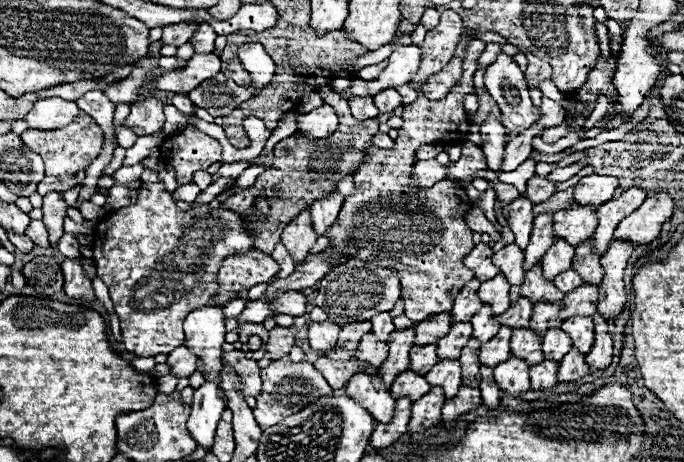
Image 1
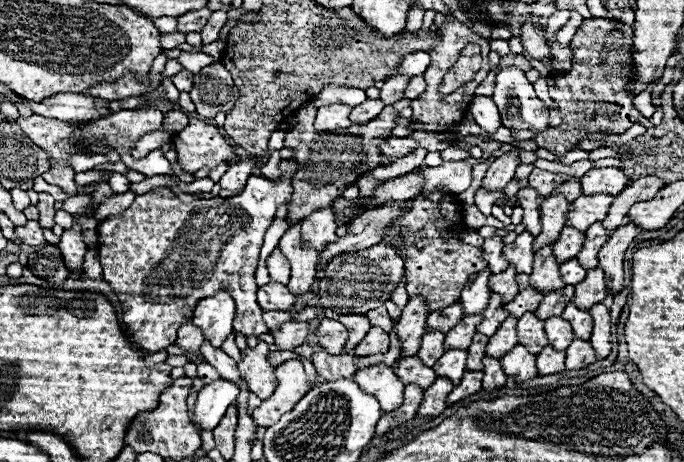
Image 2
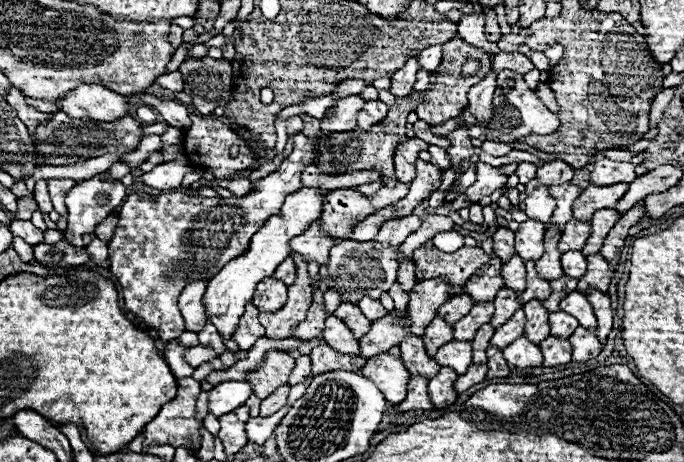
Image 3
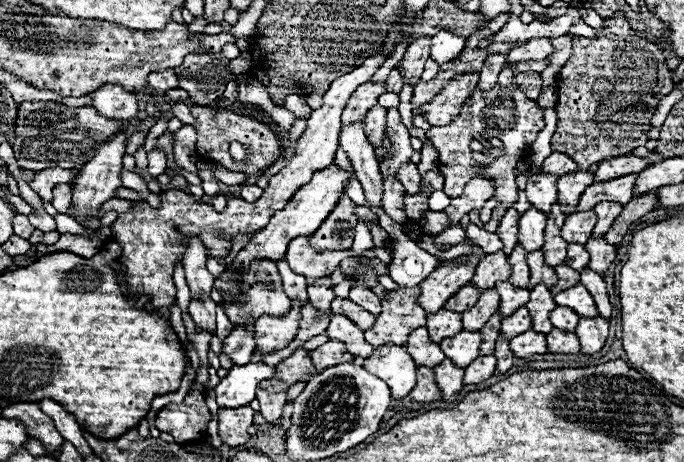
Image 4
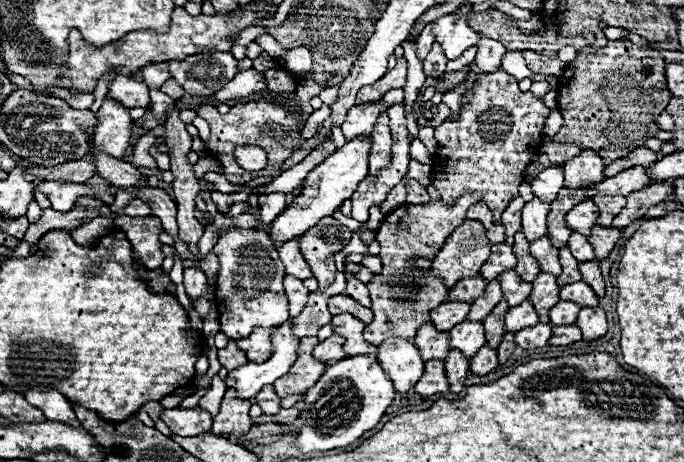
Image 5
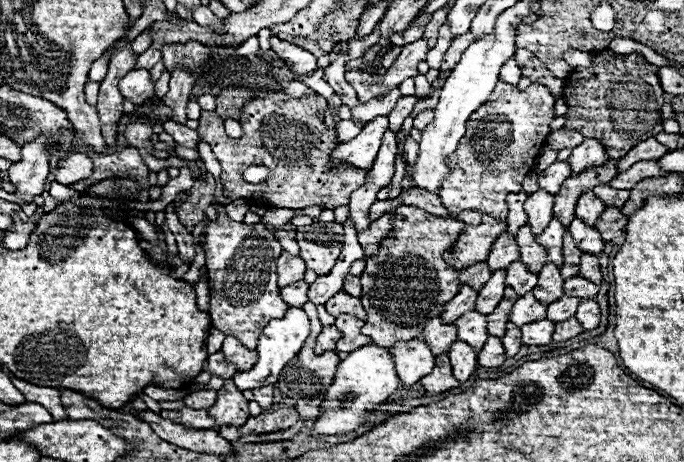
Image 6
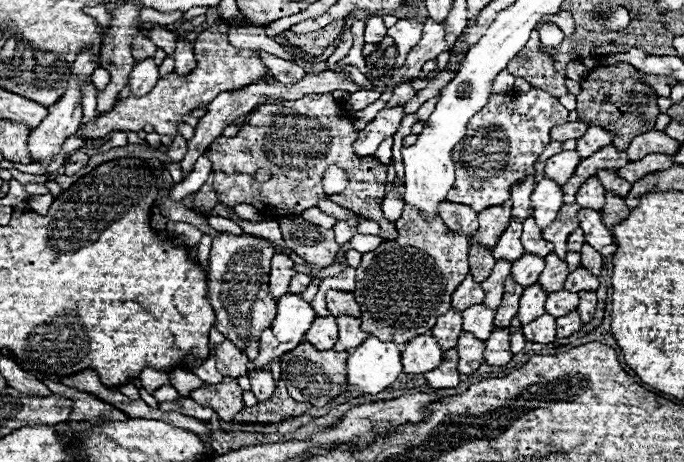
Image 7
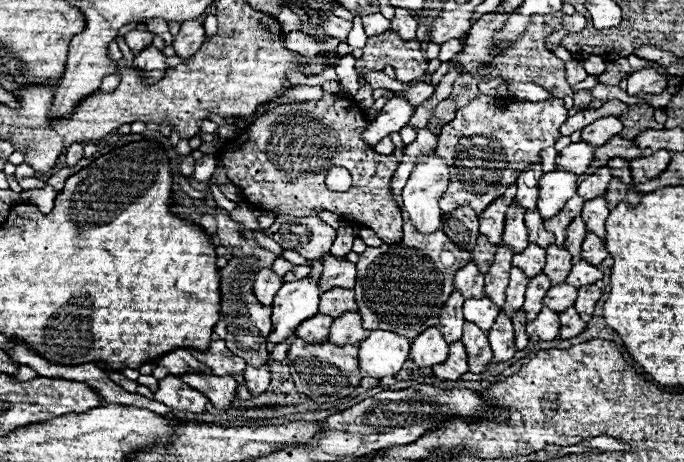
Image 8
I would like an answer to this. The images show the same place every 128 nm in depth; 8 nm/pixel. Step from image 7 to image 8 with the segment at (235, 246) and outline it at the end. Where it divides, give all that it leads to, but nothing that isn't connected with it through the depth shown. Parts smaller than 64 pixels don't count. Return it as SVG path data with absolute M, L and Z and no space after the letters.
M230 256L226 260L226 264L220 268L220 314L226 322L228 328L228 336L226 336L226 344L228 348L246 360L246 364L266 364L268 362L268 334L272 332L272 324L270 324L270 316L272 316L272 308L270 306L262 306L256 298L254 298L254 288L252 288L252 278L256 276L256 272L260 270L260 266L256 264L256 258L250 256Z

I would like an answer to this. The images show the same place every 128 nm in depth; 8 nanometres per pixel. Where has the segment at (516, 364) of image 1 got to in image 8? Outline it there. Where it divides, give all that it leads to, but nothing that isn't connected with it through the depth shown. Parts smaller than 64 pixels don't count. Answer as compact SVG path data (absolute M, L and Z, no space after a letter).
M542 308L542 312L538 314L536 320L526 324L526 334L534 340L542 340L542 342L550 342L554 338L558 338L560 334L560 318L558 312L550 310L550 308Z

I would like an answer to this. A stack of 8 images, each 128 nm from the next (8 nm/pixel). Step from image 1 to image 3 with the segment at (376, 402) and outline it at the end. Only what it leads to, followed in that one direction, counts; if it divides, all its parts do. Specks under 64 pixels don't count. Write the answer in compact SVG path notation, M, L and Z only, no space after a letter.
M392 352L372 356L366 366L362 366L360 374L372 380L390 404L400 404L406 398L406 380L410 380L410 374L400 356Z

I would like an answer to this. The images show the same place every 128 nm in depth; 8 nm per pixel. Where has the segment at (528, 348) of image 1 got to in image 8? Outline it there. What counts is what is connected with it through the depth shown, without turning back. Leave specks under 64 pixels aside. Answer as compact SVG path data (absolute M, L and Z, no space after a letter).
M552 244L550 248L546 248L548 256L546 256L546 266L544 266L544 274L550 278L552 284L562 284L566 282L566 276L572 268L570 262L570 252L564 248L558 248L556 244Z

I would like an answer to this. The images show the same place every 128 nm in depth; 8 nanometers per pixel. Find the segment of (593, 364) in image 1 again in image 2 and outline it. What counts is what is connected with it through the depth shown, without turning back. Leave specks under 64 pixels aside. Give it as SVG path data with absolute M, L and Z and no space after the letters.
M596 304L590 308L590 314L594 318L594 332L592 332L592 348L598 360L604 360L610 354L610 316L604 304Z

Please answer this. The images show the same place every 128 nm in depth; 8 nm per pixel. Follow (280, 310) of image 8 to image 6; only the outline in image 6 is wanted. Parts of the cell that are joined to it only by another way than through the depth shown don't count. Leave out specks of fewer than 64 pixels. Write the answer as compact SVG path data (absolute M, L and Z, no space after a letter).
M288 308L284 318L270 320L270 324L264 328L264 332L258 340L258 362L250 370L238 372L234 376L236 386L244 392L244 390L254 390L254 388L262 388L262 386L268 386L268 384L276 384L282 368L294 356L298 356L298 352L302 350L308 334L310 334L310 322L308 322L308 316L302 308Z

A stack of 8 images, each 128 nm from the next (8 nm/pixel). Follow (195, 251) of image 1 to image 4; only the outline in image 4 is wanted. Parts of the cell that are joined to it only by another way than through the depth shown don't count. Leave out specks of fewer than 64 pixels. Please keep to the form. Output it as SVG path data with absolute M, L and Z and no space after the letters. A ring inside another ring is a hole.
M404 22L396 24L394 26L396 30L388 34L386 48L382 54L370 56L362 66L336 78L330 84L330 90L324 94L324 100L322 100L324 104L318 110L314 110L312 116L308 118L308 126L296 144L292 160L278 174L274 174L268 180L264 194L256 202L232 198L232 200L228 200L228 204L222 212L216 212L212 204L208 204L204 200L196 200L192 194L186 194L184 190L166 190L166 192L162 192L162 202L158 208L152 208L150 204L138 200L132 204L132 208L128 212L120 214L118 220L112 224L112 232L114 232L114 240L122 246L122 254L118 260L122 266L126 266L122 276L124 276L124 284L128 286L130 294L148 296L150 304L156 310L164 310L164 308L170 310L170 306L176 302L176 288L174 288L172 276L174 276L178 262L184 260L184 254L186 254L186 248L188 248L188 242L192 236L198 236L202 240L202 244L208 250L208 256L214 256L216 260L226 258L232 250L232 240L236 234L240 234L240 232L250 234L250 232L258 232L260 228L264 228L268 224L270 216L276 210L282 210L288 204L290 196L302 184L306 184L314 172L334 164L334 154L338 150L338 136L340 136L340 128L342 128L340 114L346 104L346 96L350 96L350 92L354 92L354 88L358 84L368 82L372 78L372 74L382 66L388 52L394 48L398 38L402 36L402 32L400 32L402 26L404 26ZM236 326L230 336L224 340L224 348L222 352L226 352L238 366L248 364L250 362L250 354L256 348L256 340L254 340L254 330L246 330L242 326Z

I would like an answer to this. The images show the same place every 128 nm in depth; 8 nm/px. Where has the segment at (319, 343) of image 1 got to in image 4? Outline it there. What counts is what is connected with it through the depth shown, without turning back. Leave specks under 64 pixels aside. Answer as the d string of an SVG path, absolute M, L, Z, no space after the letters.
M332 314L326 334L330 340L342 340L346 350L358 358L366 358L374 350L374 348L370 348L370 344L366 344L362 330L352 320L348 320L346 316Z

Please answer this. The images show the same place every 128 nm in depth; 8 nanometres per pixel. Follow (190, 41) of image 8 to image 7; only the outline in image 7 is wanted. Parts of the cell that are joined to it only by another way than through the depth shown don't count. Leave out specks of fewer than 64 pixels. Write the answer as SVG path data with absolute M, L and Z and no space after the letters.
M178 40L176 52L174 52L174 60L176 60L174 72L180 74L180 76L190 74L190 70L196 68L196 58L194 58L194 52L192 52L188 40Z

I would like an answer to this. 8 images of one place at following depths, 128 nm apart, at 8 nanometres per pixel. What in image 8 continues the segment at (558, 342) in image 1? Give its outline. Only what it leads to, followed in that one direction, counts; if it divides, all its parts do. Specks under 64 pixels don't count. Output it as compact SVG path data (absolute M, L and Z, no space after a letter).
M556 284L550 288L550 292L546 292L544 296L544 306L552 308L554 312L564 312L566 308L574 306L576 302L576 288L570 284Z

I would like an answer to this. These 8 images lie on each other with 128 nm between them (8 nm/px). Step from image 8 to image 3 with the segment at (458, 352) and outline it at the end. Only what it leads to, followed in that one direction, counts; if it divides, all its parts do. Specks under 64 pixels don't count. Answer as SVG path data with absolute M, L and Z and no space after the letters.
M412 376L408 382L408 396L402 400L396 408L398 412L410 412L410 410L432 410L432 402L428 396L428 380L422 376Z

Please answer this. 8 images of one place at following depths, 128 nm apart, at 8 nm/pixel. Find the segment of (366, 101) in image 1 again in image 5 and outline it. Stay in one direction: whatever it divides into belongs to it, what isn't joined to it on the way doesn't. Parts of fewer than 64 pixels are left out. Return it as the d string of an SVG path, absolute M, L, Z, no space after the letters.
M382 112L374 124L372 130L372 152L370 152L370 176L376 176L376 170L380 166L386 166L390 160L390 128L388 128L388 116Z

